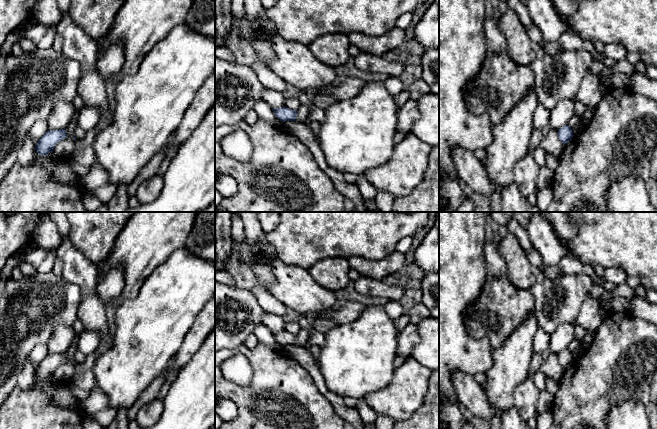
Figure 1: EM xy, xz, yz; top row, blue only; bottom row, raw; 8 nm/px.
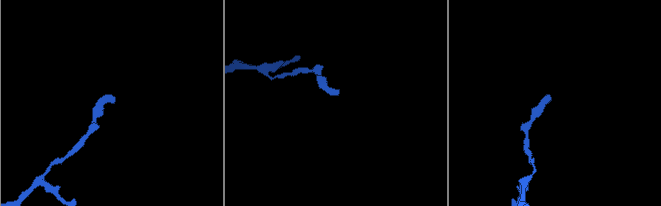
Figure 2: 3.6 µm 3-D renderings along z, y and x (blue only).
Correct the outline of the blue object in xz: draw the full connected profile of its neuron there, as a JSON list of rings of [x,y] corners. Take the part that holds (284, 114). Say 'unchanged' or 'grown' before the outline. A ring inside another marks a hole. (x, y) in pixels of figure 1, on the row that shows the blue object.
unchanged; [[[287,107],[273,109],[275,116],[282,122],[285,121],[295,121],[297,117],[297,110],[289,109]]]

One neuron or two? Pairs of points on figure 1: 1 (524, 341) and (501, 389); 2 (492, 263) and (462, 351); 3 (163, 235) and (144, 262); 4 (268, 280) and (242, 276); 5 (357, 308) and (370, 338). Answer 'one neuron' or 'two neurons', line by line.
1: one neuron
2: two neurons
3: one neuron
4: one neuron
5: two neurons

